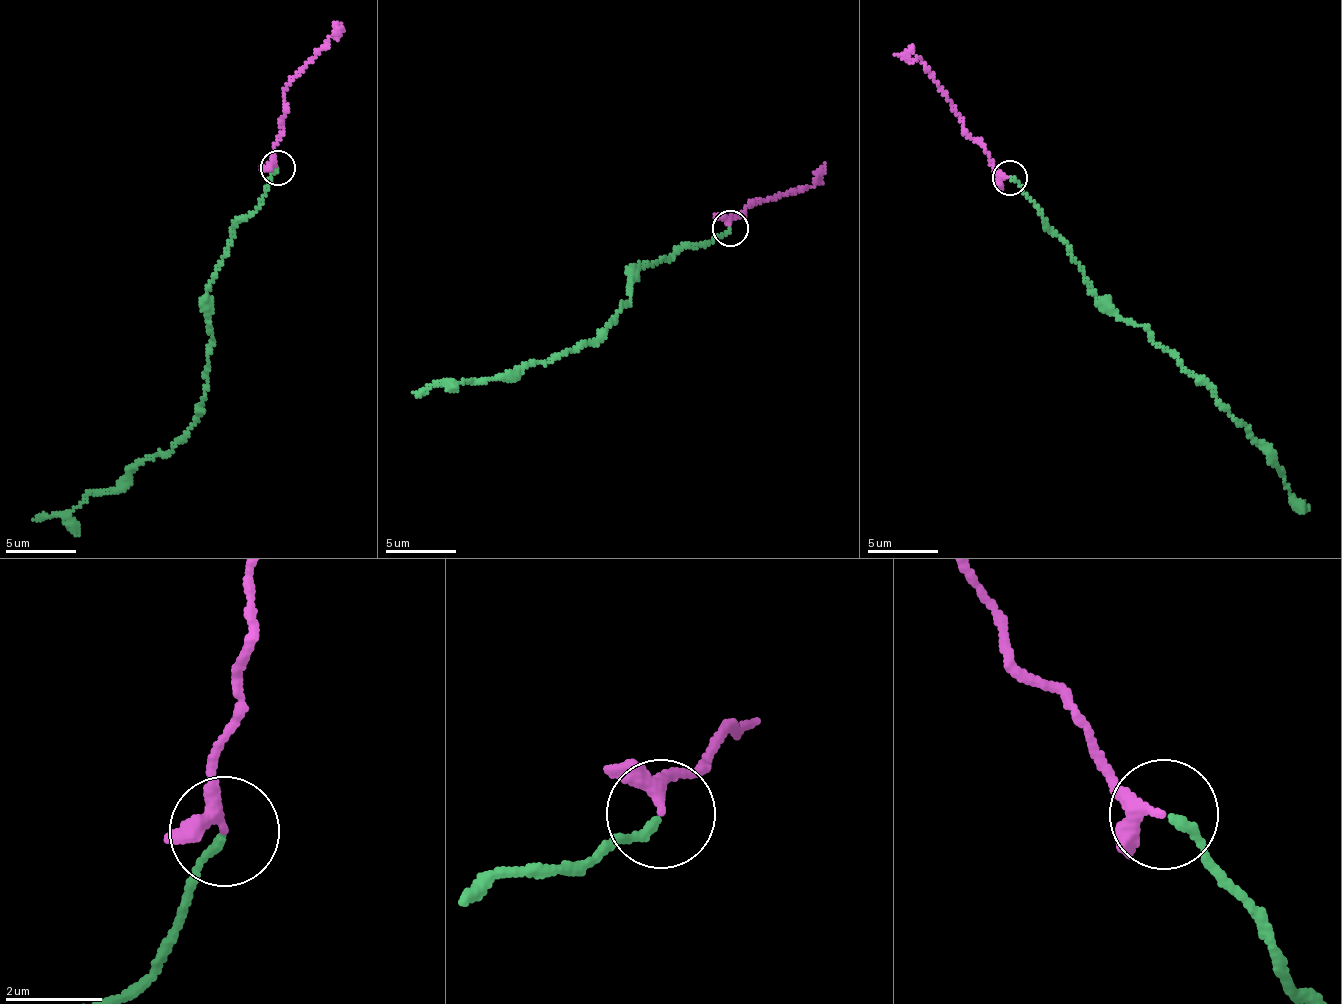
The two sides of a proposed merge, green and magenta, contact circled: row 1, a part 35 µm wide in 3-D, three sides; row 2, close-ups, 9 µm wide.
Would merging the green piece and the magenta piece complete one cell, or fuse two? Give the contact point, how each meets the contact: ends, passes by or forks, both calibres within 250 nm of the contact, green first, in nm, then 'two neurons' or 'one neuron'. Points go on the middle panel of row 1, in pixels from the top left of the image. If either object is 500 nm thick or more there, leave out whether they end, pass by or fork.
(730, 228) | green ends | magenta passes by | 170/200 nm | one neuron

